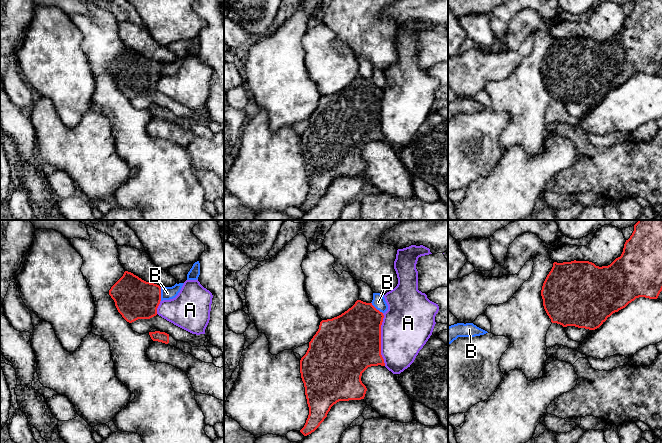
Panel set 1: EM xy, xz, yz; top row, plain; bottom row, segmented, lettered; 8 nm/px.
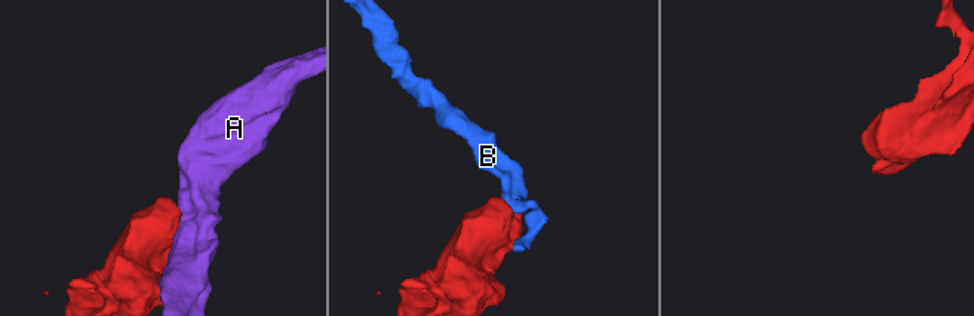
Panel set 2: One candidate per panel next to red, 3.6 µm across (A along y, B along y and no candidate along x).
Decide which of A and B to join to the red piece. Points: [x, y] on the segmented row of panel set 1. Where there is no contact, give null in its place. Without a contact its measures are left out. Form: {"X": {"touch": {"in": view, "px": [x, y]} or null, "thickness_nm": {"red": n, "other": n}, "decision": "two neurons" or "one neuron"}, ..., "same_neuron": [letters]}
{"A": {"touch": {"in": "xz", "px": [380, 339]}, "thickness_nm": {"red": 480, "other": 400}, "decision": "two neurons"}, "B": {"touch": {"in": "xy", "px": [160, 294]}, "thickness_nm": {"red": 320, "other": 110}, "decision": "one neuron"}, "same_neuron": ["B"]}

